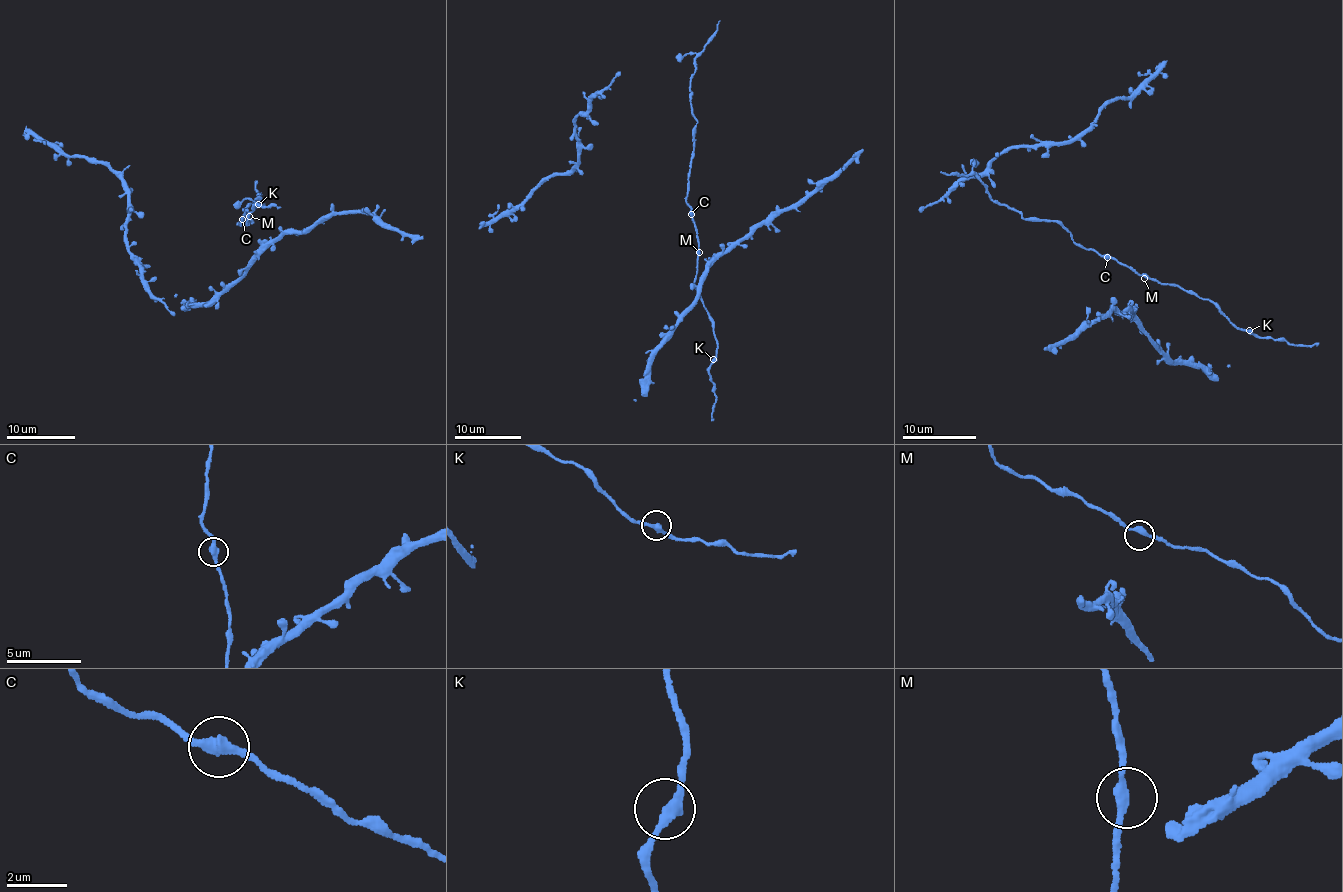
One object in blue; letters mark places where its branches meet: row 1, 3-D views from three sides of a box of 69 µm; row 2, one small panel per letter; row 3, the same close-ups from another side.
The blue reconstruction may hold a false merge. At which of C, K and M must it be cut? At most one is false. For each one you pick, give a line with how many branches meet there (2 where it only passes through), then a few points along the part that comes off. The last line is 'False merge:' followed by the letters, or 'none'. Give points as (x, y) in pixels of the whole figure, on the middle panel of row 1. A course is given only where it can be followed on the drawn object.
False merge: none

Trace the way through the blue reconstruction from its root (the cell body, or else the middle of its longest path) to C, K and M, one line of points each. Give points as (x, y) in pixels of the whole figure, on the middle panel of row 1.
C: (687, 186), (690, 214)
K: (687, 186), (687, 203), (697, 239), (695, 287), (712, 322), (717, 349), (713, 359)
M: (687, 186), (687, 203), (699, 252)

